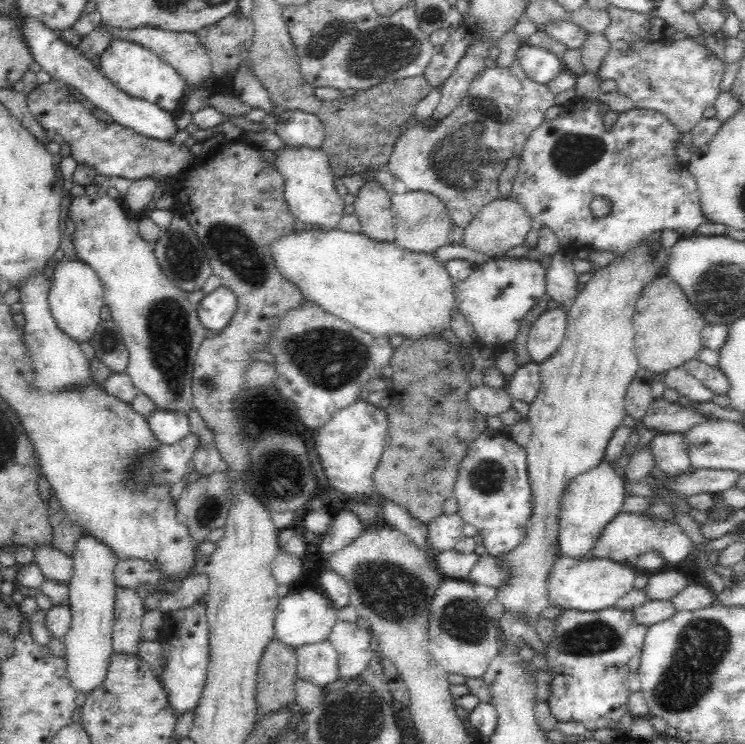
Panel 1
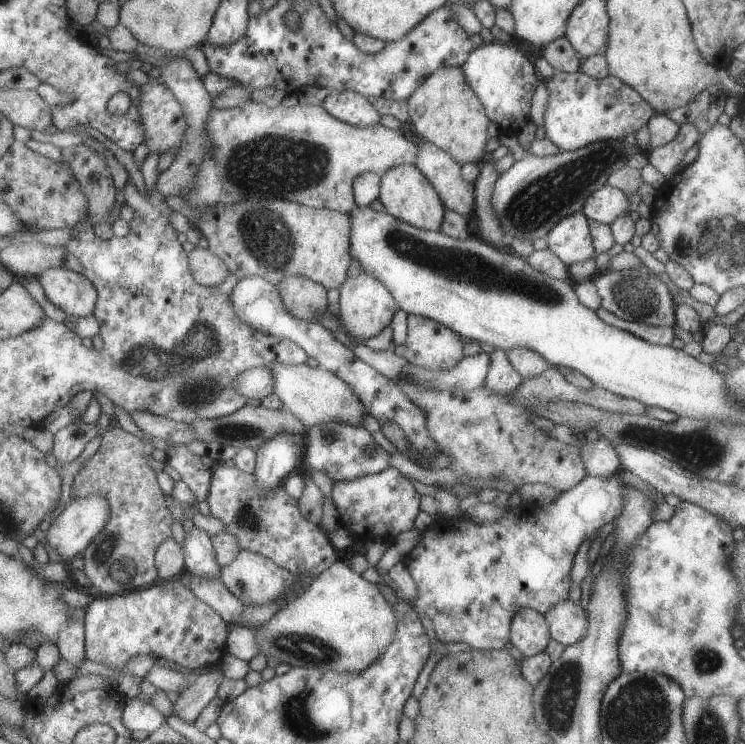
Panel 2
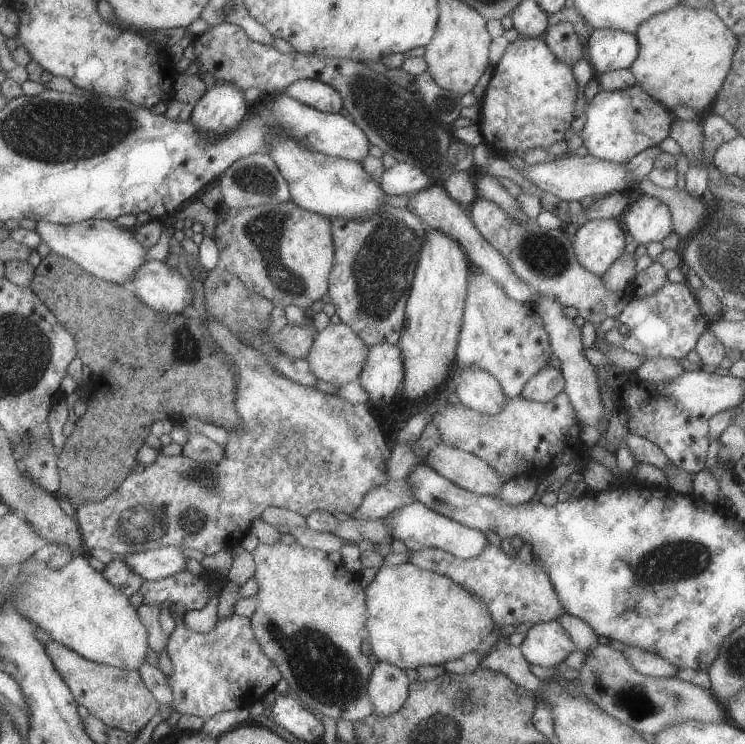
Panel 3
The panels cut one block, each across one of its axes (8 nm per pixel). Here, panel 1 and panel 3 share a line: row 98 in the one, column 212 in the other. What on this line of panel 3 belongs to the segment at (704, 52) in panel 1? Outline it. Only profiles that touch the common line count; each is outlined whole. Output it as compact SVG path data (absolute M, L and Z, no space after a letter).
M234 614L225 618L217 618L217 624L213 630L200 634L191 632L183 626L183 615L172 617L175 627L167 638L166 652L171 662L171 674L167 676L167 686L171 688L173 711L205 720L215 714L235 710L235 708L249 708L255 702L261 702L262 698L272 691L274 685L282 678L277 666L265 657L257 644L249 619Z

